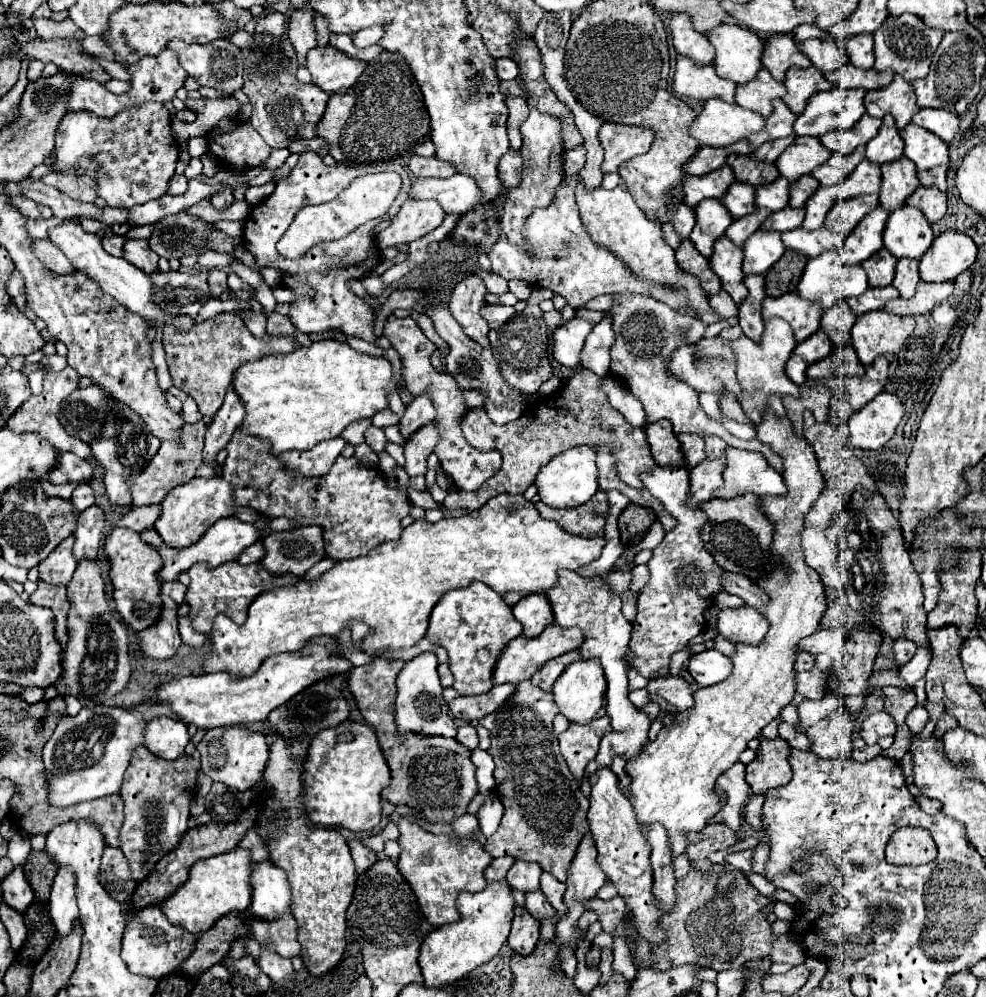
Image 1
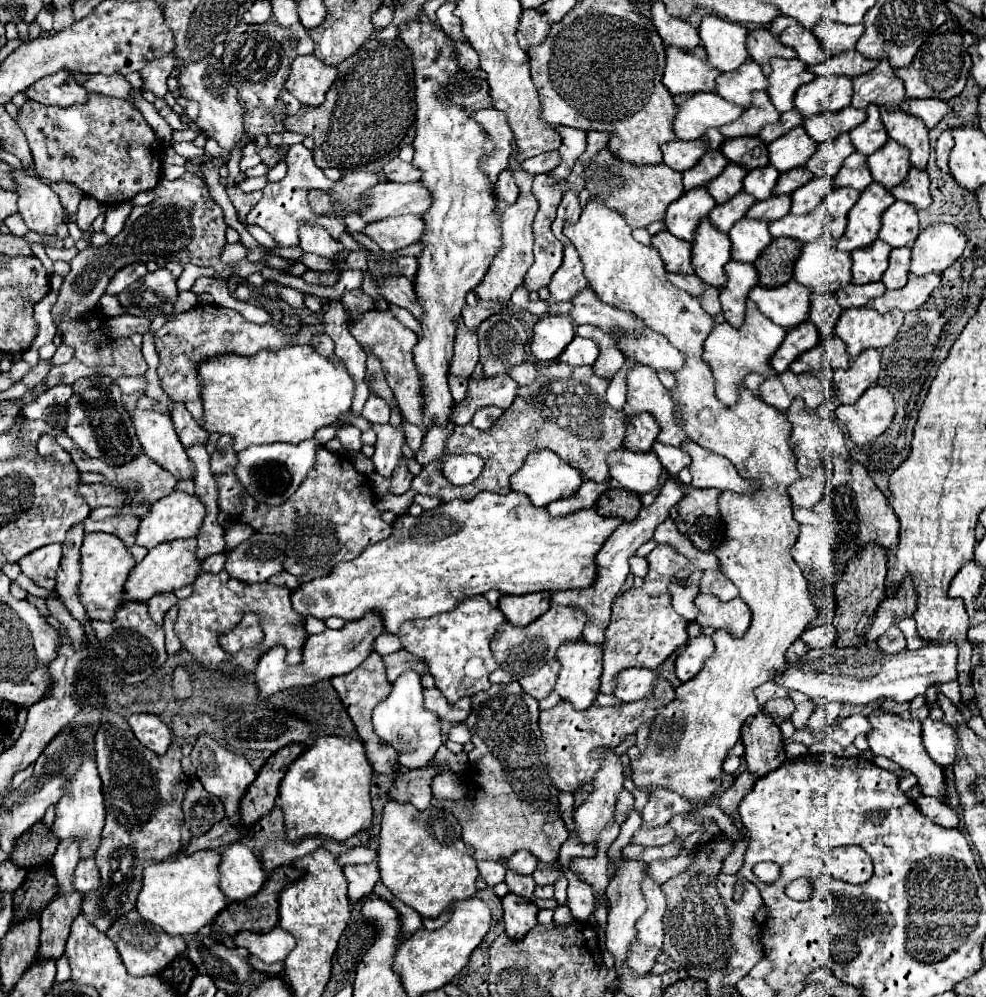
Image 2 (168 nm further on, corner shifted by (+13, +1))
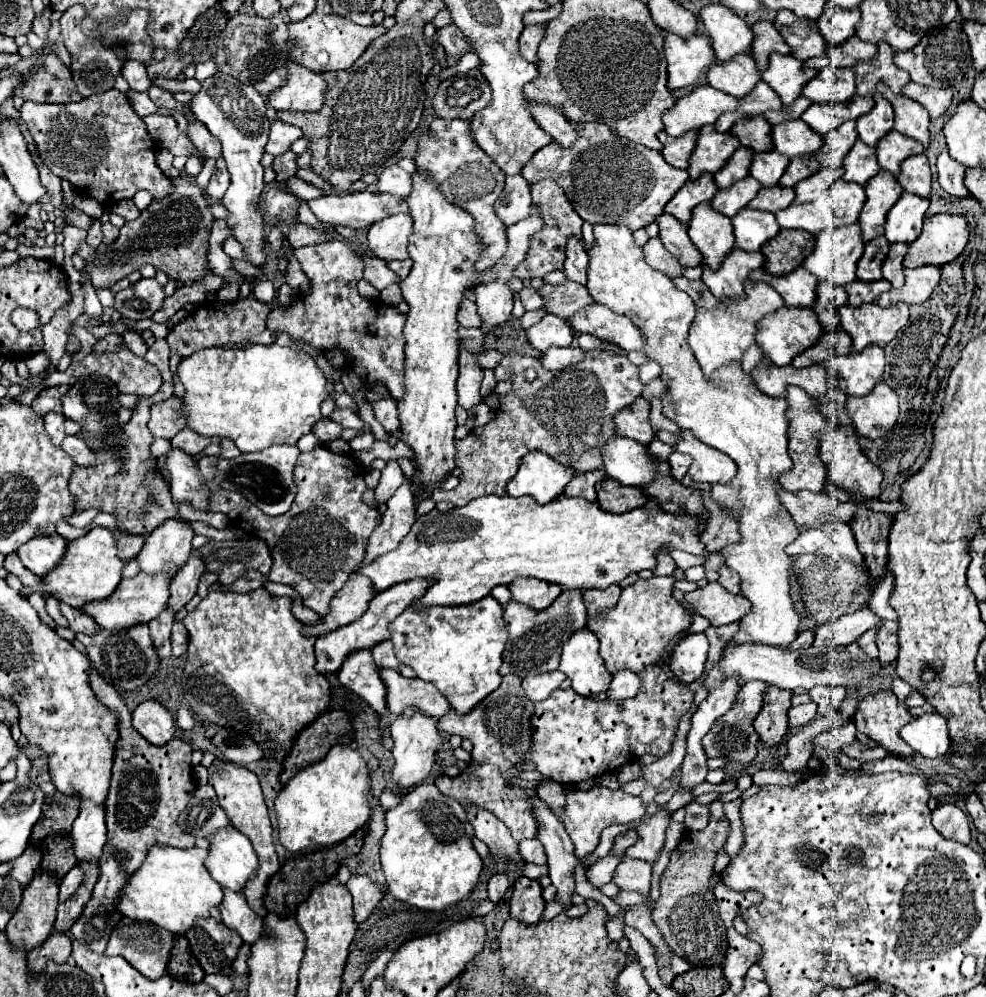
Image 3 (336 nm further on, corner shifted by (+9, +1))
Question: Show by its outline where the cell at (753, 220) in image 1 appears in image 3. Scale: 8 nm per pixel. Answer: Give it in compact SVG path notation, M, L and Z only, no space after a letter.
M749 175L741 181L737 181L733 187L717 191L717 195L711 201L711 207L727 217L735 217L741 209L747 207L747 203L759 193L759 189L761 189L761 185Z

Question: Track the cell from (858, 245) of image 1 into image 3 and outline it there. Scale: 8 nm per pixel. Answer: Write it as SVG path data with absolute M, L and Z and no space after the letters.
M879 171L879 175L869 179L869 183L865 185L865 191L867 191L867 201L859 215L857 225L861 227L863 241L867 243L867 241L883 235L885 217L887 217L889 209L901 197L903 189L899 187L897 179L893 175L889 175L889 171Z

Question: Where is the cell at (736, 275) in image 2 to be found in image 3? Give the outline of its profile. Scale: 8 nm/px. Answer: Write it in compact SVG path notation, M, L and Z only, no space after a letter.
M735 247L727 257L725 263L717 271L711 271L703 265L703 277L701 281L709 287L709 291L719 299L719 301L739 301L745 297L743 285L749 277L751 271L763 267L763 255L757 253L747 253Z

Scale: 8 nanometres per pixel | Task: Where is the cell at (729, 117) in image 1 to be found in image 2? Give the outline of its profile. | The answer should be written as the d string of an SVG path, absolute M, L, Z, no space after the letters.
M695 93L685 99L673 119L673 133L677 139L697 139L711 127L721 127L735 121L741 107L727 103L717 93Z

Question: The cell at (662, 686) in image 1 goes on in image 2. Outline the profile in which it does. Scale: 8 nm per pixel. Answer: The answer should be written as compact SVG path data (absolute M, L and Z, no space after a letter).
M625 669L615 677L615 697L621 701L639 701L643 697L653 695L653 679L655 671L641 669Z

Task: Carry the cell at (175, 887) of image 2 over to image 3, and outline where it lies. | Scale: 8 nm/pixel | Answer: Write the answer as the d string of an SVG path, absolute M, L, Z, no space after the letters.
M153 845L147 853L145 863L139 871L133 873L125 893L119 901L119 911L131 919L151 921L175 935L185 935L185 931L193 925L193 919L211 917L209 911L217 907L223 899L223 889L213 881L205 867L207 849L191 847L177 849L165 845Z

